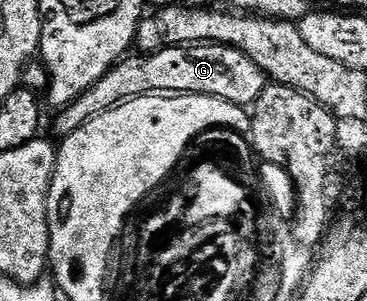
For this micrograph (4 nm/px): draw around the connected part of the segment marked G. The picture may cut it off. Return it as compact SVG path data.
M189 44L179 48L163 48L161 52L132 54L111 68L101 80L94 82L94 86L90 86L82 98L75 100L68 108L59 109L52 128L57 132L57 137L69 136L103 112L109 112L127 100L137 100L140 96L209 96L222 98L231 104L251 106L265 86L264 71L234 46Z

